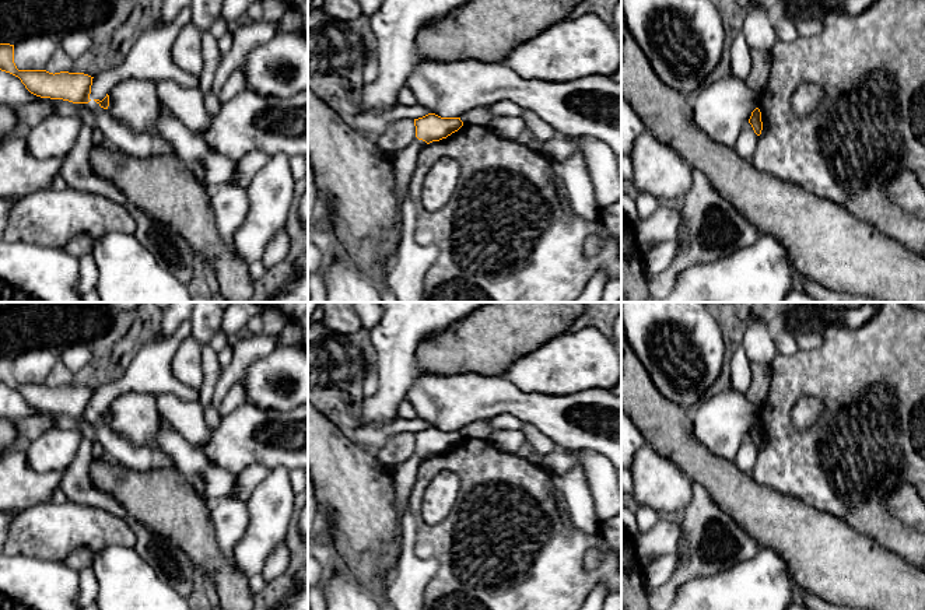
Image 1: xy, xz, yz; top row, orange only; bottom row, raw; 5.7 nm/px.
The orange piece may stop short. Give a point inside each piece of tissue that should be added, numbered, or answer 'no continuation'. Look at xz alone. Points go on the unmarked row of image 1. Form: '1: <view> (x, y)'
1: xz (405, 473)

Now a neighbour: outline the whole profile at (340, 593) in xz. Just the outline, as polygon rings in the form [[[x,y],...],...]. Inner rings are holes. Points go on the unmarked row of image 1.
[[[334,572],[325,588],[327,610],[381,610],[378,600],[364,588]]]

